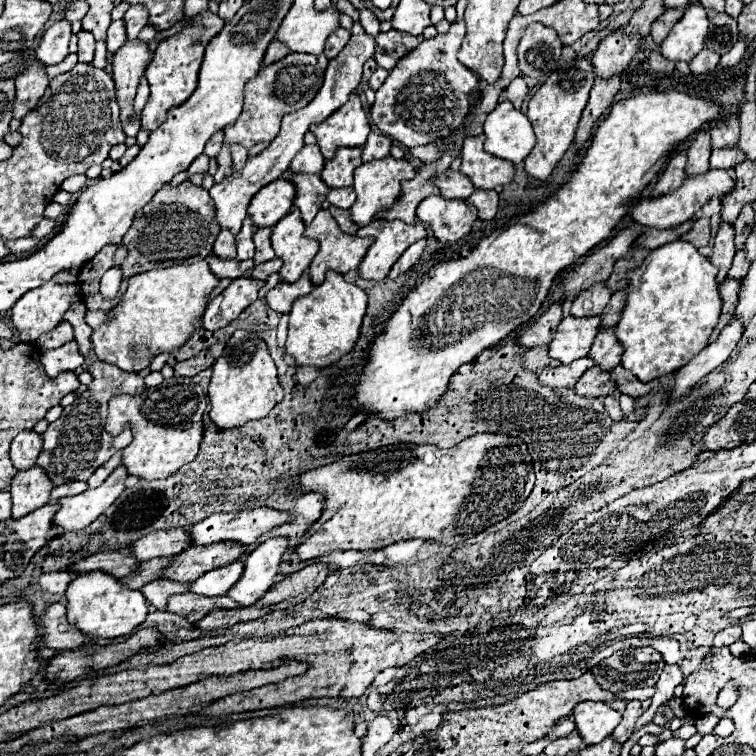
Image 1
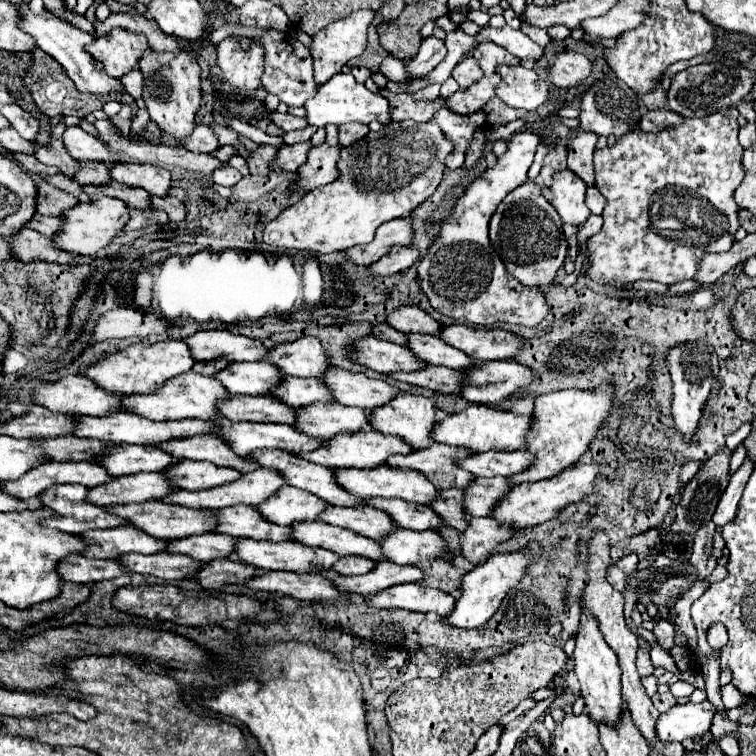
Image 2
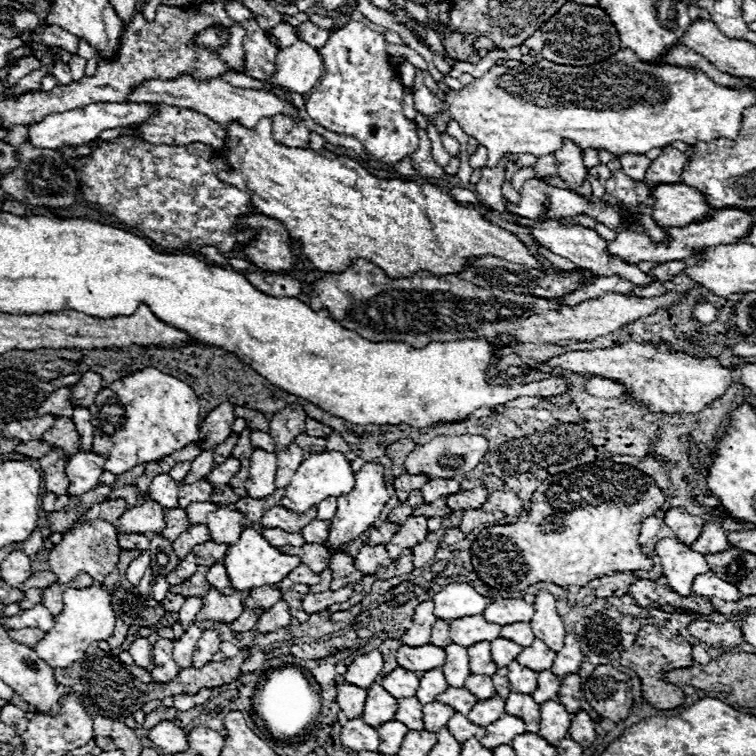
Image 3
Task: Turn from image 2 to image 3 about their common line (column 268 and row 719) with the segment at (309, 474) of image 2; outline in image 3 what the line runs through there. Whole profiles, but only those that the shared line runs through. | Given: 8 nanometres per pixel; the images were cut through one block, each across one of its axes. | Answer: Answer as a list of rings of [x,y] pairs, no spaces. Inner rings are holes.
[[[456,712],[456,716],[452,716],[452,720],[448,720],[448,730],[452,732],[452,736],[456,736],[456,740],[460,744],[472,736],[476,736],[478,740],[482,740],[486,736],[486,728],[472,724],[466,716],[460,716],[460,712]]]

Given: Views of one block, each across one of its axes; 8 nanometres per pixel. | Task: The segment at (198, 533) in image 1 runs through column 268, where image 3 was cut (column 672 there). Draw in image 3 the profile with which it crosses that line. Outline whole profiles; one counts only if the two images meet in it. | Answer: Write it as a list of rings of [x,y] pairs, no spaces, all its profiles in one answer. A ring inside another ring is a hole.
[[[670,508],[664,516],[664,524],[676,534],[676,538],[680,542],[692,544],[700,536],[706,522],[698,516],[692,516],[692,514],[684,512],[682,508]]]

